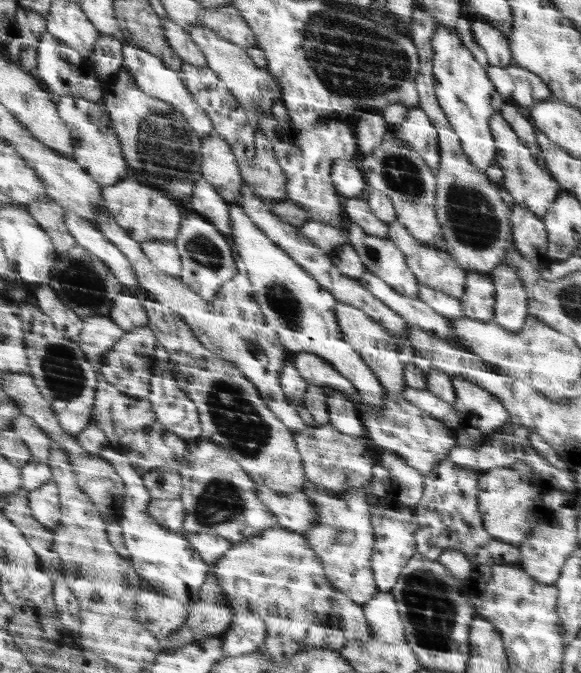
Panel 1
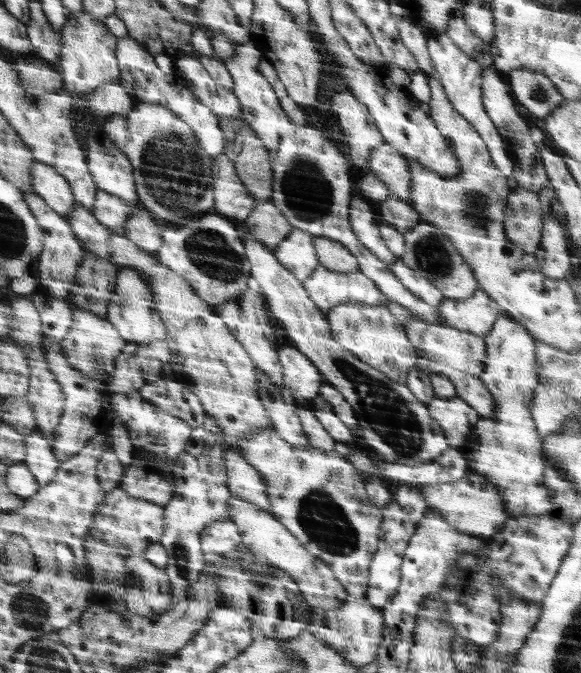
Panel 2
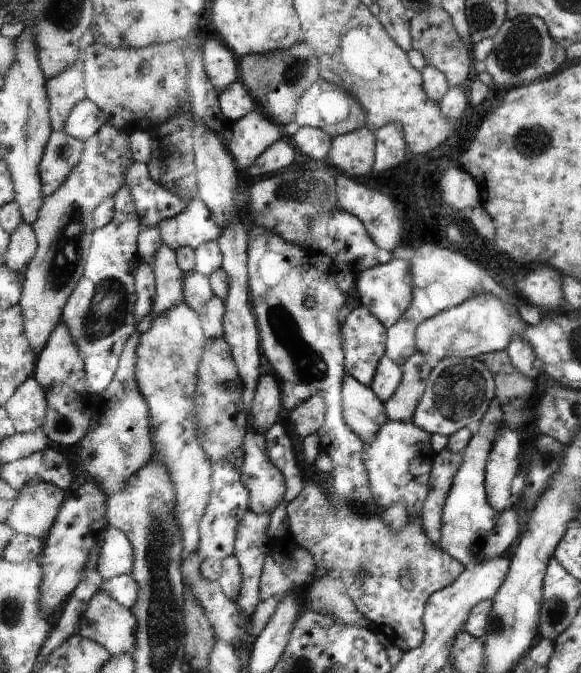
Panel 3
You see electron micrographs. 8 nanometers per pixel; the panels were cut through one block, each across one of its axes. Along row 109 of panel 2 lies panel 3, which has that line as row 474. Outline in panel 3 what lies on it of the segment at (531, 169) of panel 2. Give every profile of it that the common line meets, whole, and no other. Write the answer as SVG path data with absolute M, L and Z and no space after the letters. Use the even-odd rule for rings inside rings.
M503 424L496 432L492 450L488 454L485 476L488 502L498 514L511 507L513 503L510 482L519 469L518 454L520 454L518 432L512 432L511 428Z

